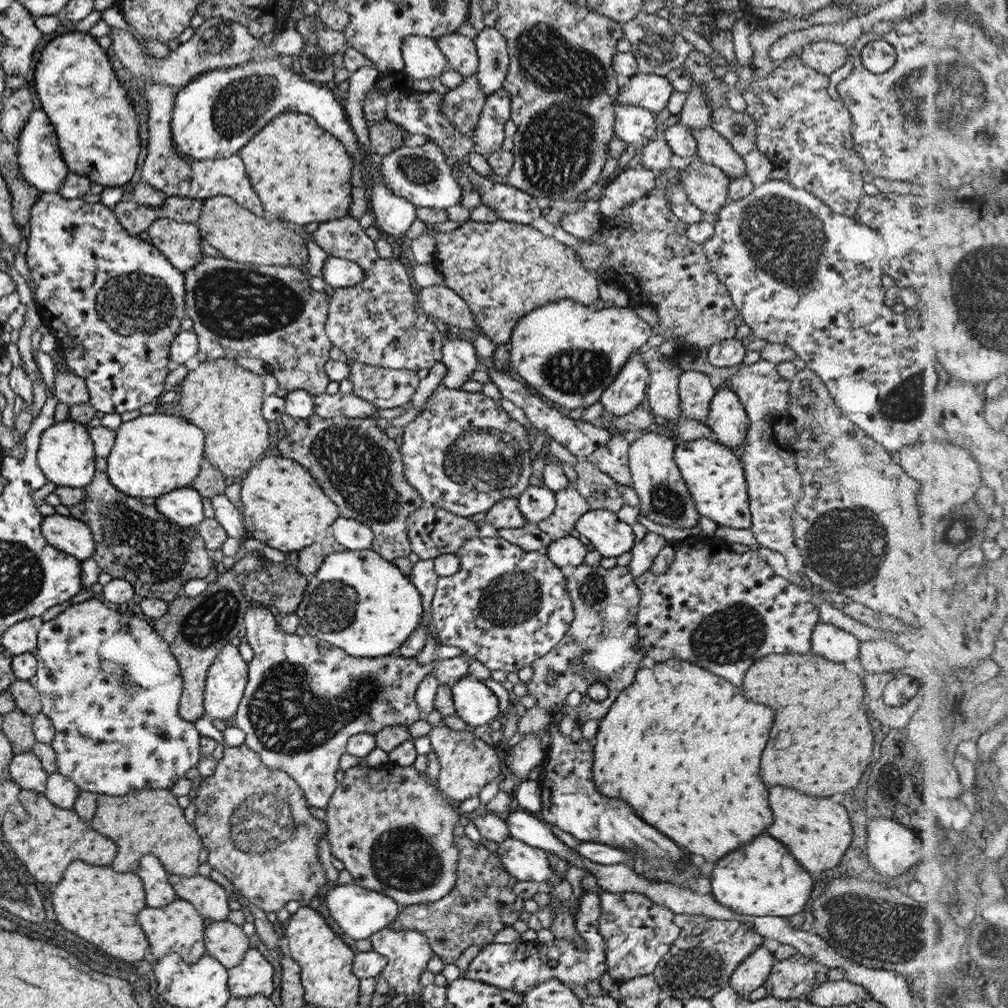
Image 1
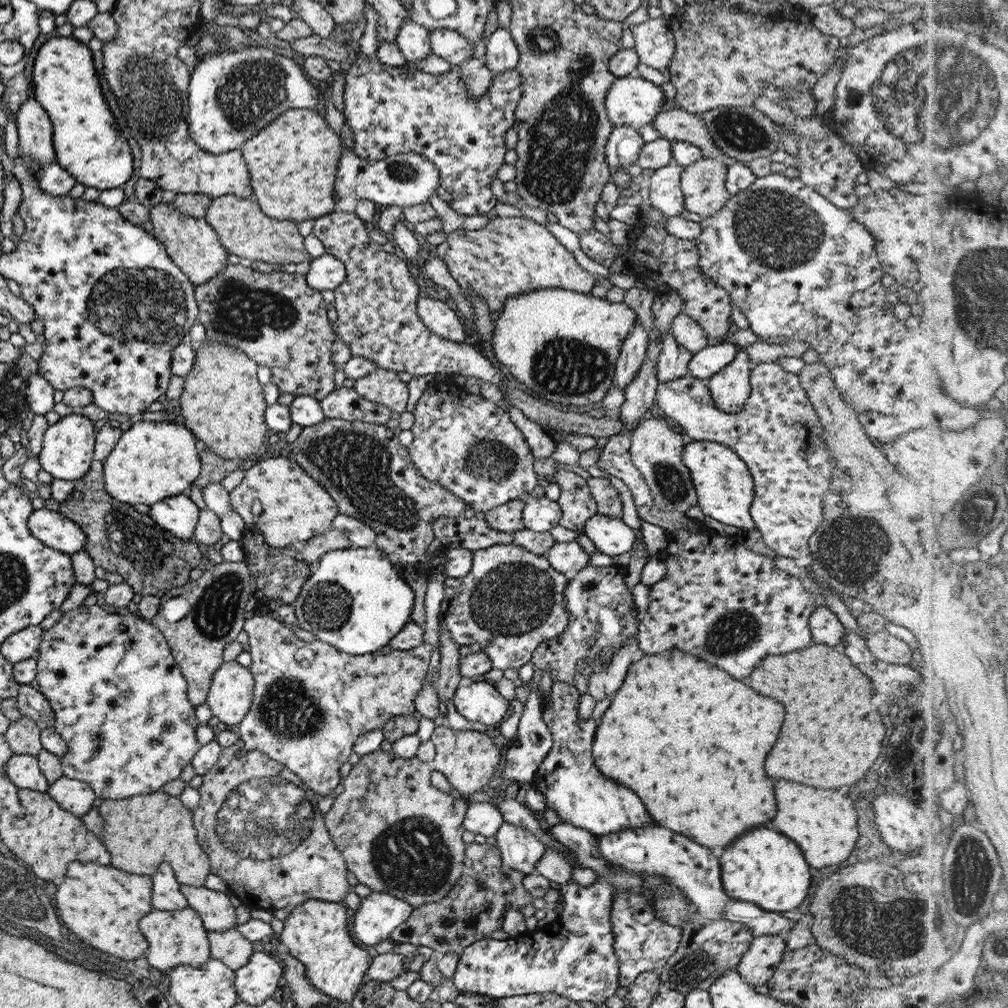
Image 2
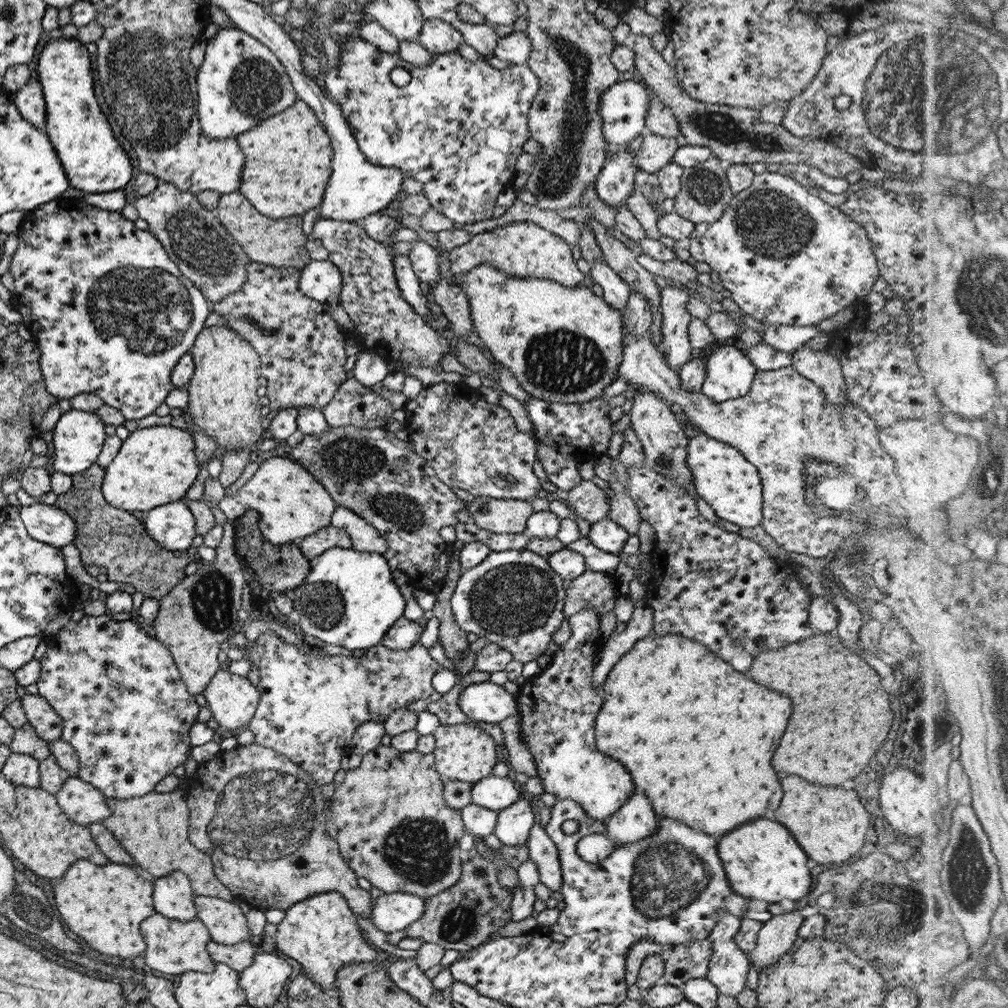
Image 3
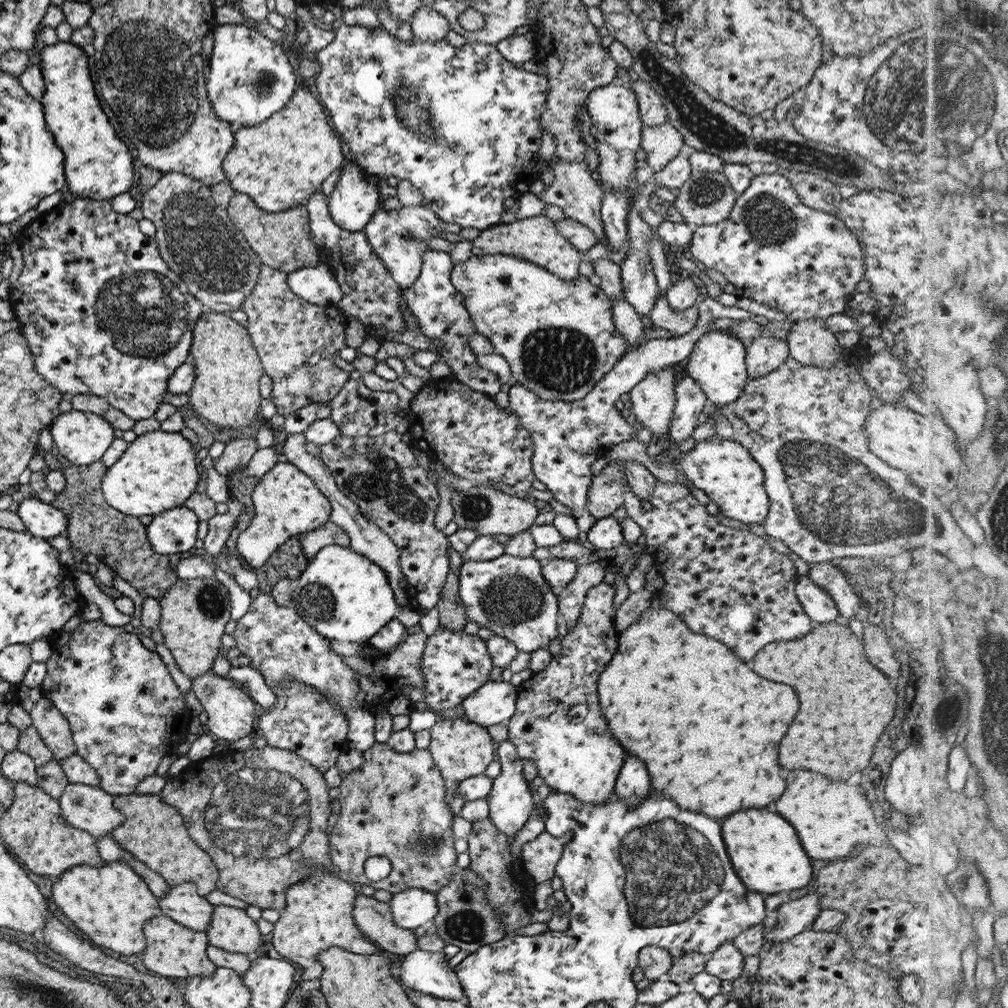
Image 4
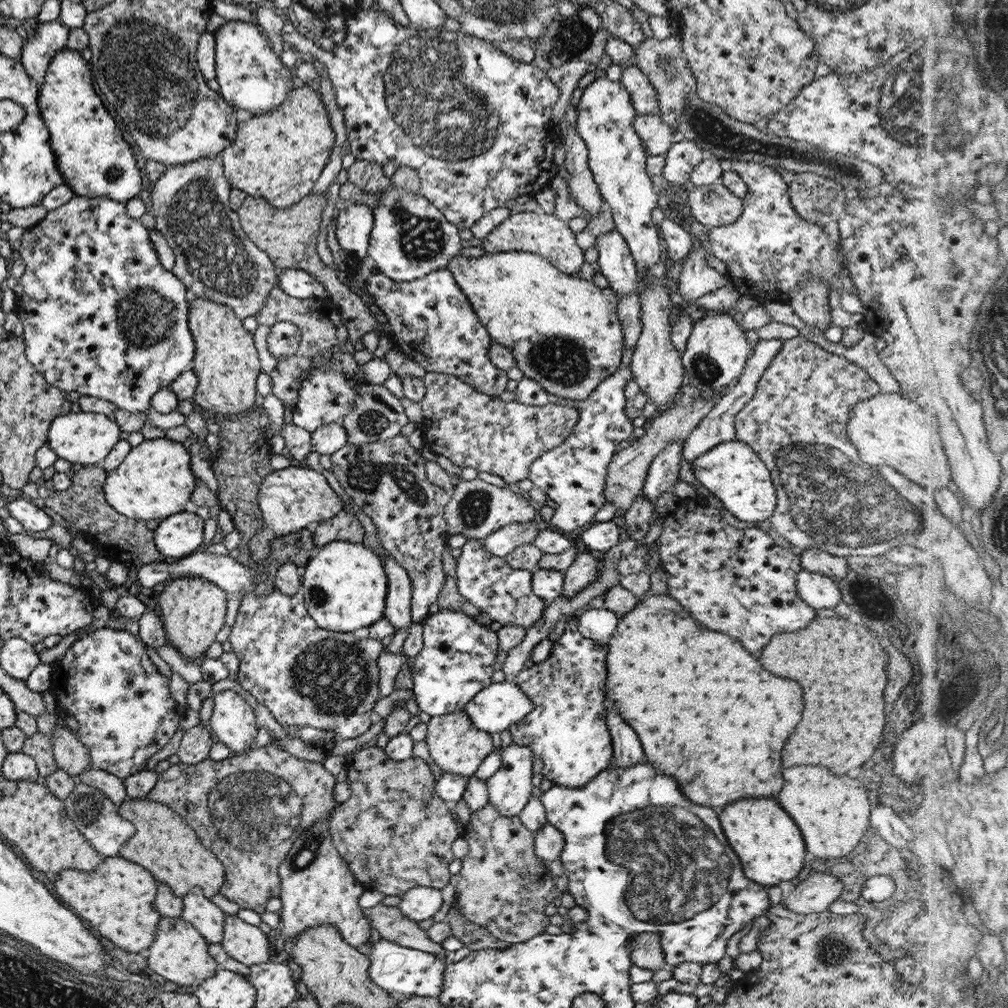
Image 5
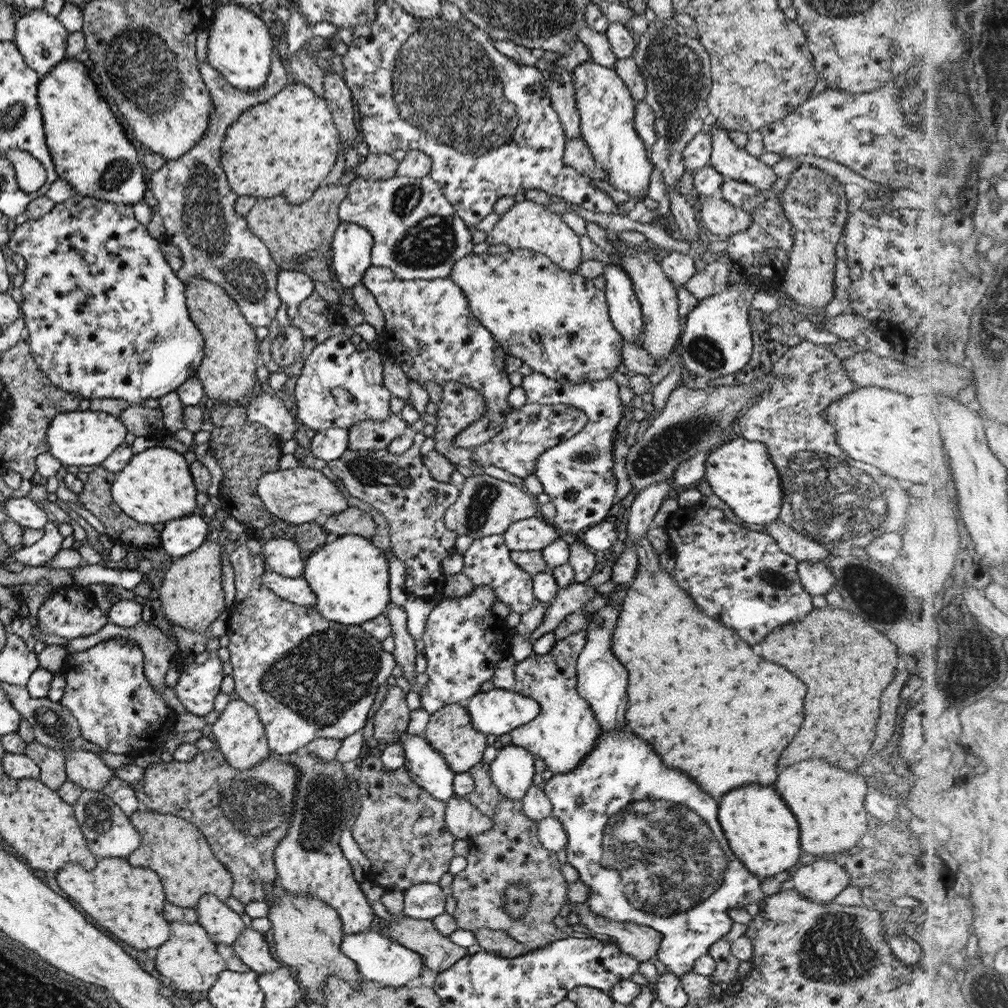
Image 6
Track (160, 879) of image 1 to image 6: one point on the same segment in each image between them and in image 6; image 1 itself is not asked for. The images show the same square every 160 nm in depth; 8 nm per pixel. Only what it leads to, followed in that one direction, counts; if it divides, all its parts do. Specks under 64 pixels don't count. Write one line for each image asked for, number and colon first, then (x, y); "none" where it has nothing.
2: (166, 896)
3: (172, 897)
4: (182, 905)
5: (198, 911)
6: (222, 925)

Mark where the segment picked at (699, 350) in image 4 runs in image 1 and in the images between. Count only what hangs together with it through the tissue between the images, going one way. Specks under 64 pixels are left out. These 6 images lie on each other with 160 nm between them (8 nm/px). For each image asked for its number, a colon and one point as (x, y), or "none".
1: (726, 420)
2: (729, 387)
3: (728, 373)

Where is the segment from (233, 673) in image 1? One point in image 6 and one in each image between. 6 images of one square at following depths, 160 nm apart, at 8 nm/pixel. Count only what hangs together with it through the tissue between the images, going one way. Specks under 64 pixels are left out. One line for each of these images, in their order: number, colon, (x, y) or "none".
2: (229, 695)
3: (231, 699)
4: (230, 713)
5: (232, 722)
6: (240, 738)

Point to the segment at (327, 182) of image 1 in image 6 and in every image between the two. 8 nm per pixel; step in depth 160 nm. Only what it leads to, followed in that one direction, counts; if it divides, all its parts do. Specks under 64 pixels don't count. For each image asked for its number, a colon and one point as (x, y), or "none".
2: (291, 162)
3: (287, 157)
4: (278, 163)
5: (278, 155)
6: (286, 145)

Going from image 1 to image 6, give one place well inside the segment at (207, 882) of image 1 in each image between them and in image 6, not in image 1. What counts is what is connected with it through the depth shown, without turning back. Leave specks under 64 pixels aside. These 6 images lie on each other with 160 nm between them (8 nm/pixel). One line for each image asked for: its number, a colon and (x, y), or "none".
2: (216, 911)
3: (224, 921)
4: (230, 929)
5: (247, 944)
6: (250, 947)

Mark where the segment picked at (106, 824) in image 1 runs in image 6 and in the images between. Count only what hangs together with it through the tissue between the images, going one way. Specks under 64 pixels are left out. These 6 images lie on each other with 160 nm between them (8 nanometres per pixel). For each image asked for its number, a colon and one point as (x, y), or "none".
2: (140, 832)
3: (153, 828)
4: (153, 831)
5: (162, 842)
6: (173, 848)

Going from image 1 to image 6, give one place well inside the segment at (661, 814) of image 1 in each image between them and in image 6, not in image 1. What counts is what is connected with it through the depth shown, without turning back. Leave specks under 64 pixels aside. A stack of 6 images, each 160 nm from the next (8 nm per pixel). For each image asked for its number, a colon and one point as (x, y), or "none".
2: (688, 740)
3: (665, 691)
4: (707, 728)
5: (706, 714)
6: (743, 711)

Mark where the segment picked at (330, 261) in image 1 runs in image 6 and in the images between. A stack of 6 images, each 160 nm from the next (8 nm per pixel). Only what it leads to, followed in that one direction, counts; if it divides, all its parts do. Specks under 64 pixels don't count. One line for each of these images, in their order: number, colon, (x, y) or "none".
2: (325, 272)
3: (320, 280)
4: (316, 284)
5: (295, 283)
6: (292, 287)

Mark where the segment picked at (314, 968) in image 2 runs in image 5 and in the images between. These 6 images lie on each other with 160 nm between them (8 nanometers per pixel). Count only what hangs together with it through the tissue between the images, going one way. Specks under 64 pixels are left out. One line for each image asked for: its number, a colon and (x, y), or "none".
3: (321, 933)
4: (317, 914)
5: (316, 888)

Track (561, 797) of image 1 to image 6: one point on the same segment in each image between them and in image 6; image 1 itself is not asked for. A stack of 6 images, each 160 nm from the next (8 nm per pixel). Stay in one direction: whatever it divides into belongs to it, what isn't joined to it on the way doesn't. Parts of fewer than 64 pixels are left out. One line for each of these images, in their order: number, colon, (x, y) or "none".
2: (573, 788)
3: (557, 707)
4: (557, 724)
5: (567, 730)
6: (562, 734)

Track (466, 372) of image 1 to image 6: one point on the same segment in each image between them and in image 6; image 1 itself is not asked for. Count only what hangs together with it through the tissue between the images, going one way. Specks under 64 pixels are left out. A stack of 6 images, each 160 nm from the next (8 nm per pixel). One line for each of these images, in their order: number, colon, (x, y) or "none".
2: (439, 317)
3: (408, 284)
4: (398, 238)
5: (409, 237)
6: (415, 233)

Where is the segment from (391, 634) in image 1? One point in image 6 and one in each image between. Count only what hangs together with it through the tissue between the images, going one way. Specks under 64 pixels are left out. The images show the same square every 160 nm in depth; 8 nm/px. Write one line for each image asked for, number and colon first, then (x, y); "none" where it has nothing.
2: (354, 599)
3: (348, 598)
4: (341, 595)
5: (343, 585)
6: (349, 577)

